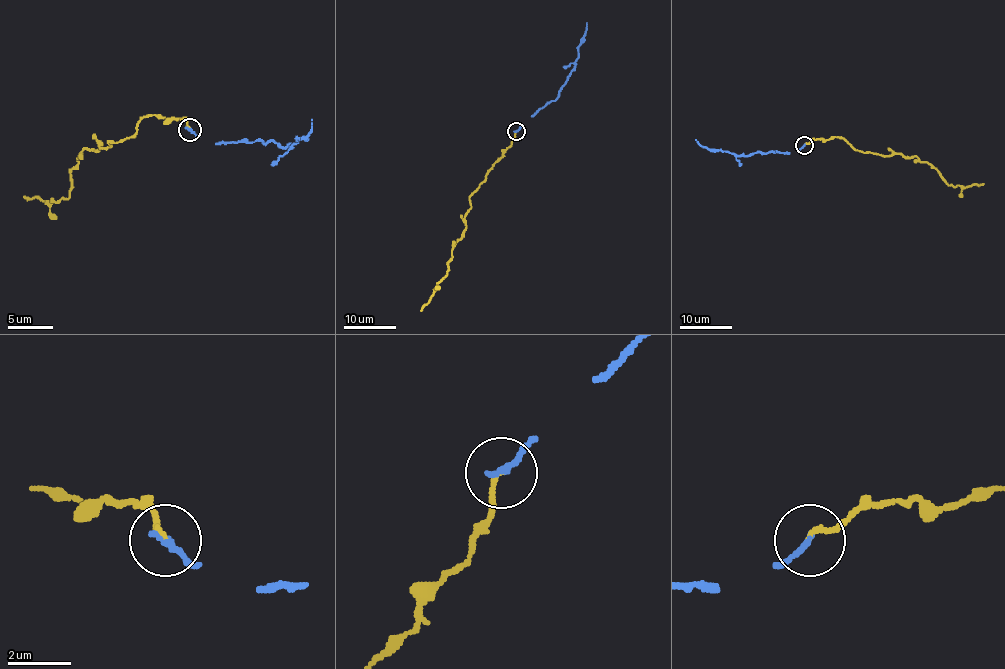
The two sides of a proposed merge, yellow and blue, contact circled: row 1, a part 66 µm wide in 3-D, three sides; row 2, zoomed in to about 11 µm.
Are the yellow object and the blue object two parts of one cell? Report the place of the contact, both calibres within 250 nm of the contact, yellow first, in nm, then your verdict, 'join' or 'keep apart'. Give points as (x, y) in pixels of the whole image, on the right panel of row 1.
at (804, 145); 150 nm thick on the yellow side, 200 nm on the other; join

